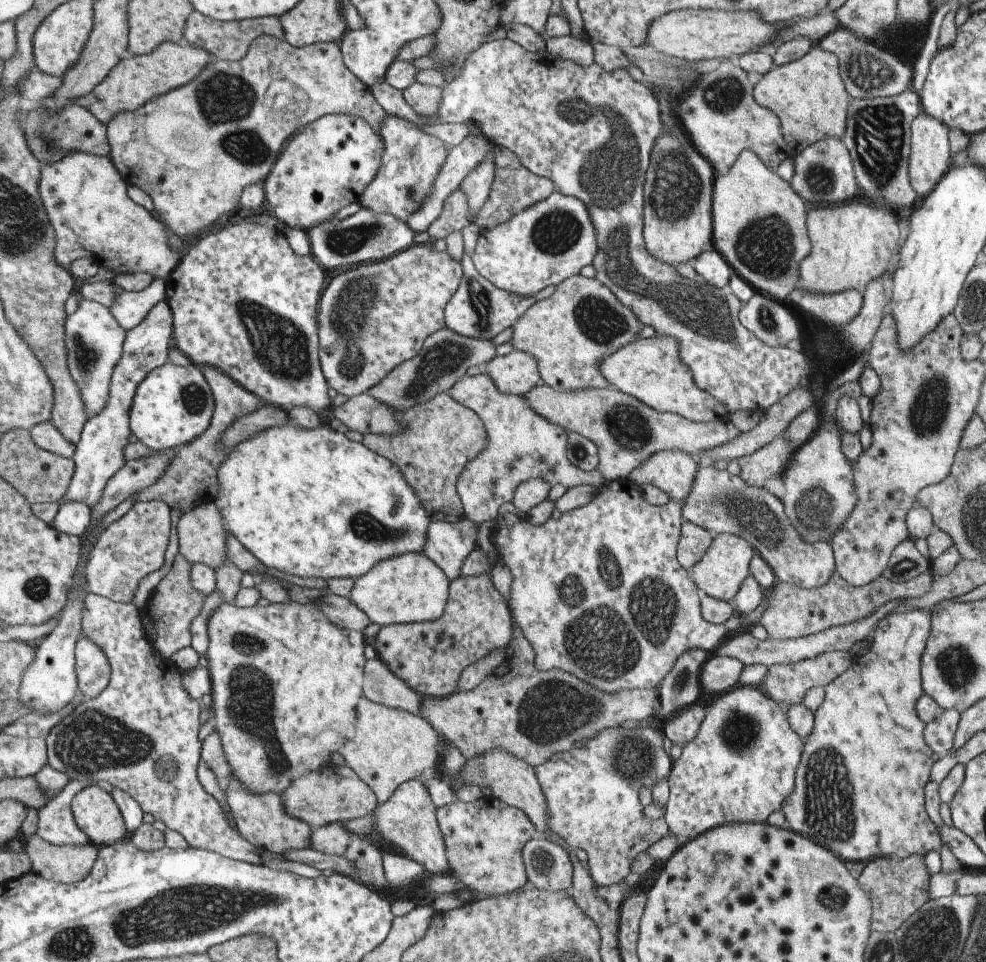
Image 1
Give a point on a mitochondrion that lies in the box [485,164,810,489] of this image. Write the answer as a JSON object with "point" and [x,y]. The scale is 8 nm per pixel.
{"point":[765,245]}

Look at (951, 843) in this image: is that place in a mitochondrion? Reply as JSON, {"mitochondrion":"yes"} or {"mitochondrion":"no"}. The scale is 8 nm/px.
{"mitochondrion":"no"}

